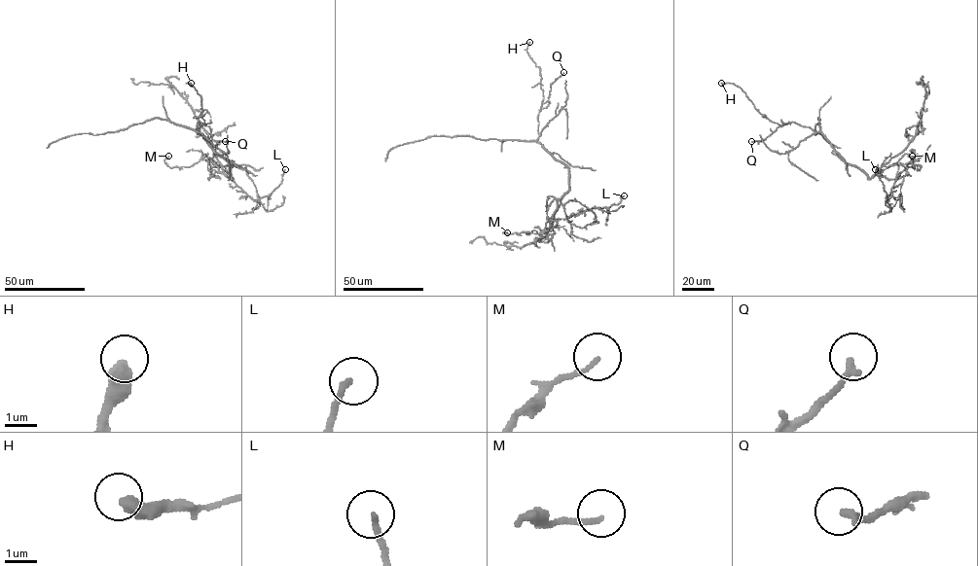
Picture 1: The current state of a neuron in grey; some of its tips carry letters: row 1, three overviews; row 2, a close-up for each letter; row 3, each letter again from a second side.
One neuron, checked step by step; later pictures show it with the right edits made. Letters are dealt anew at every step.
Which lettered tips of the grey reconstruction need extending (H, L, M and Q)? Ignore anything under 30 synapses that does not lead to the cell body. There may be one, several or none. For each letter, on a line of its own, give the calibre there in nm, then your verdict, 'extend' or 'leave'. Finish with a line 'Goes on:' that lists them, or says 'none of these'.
H: 480 nm thick; leave
L: 160 nm thick; leave
M: 130 nm thick; leave
Q: 220 nm thick; leave
Goes on: none of these

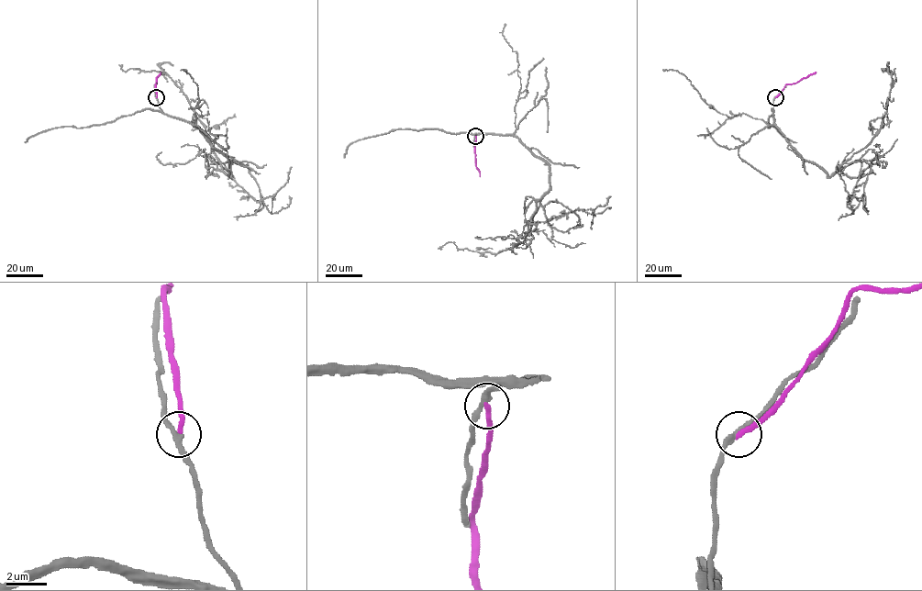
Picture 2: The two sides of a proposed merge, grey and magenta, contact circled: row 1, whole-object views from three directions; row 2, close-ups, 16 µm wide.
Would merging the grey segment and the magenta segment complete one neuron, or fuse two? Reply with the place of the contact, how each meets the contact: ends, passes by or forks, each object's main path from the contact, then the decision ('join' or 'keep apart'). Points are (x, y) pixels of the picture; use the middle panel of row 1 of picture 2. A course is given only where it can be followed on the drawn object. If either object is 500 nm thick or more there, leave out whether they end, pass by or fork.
place (475, 136); grey passes by; magenta ends; course grey (476, 136), (515, 135), (548, 164), (549, 189), (530, 231), (514, 247), (495, 254), (448, 241), (438, 249); course magenta (476, 136), (476, 166), (480, 176); keep apart

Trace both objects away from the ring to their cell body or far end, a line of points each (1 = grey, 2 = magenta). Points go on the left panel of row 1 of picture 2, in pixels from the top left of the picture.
1: (157, 97), (163, 112), (195, 125), (228, 160), (229, 176), (174, 82), (165, 73), (124, 72), (119, 64)
2: (157, 97), (155, 84), (161, 72)

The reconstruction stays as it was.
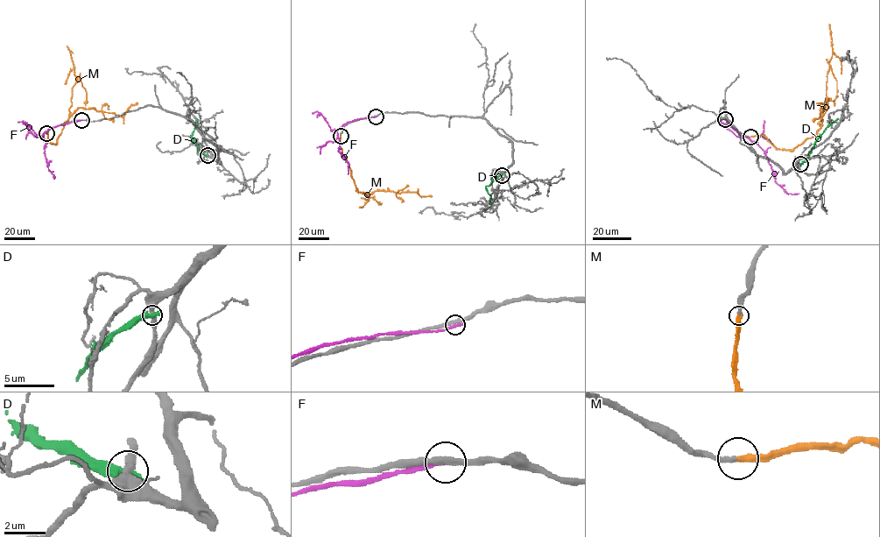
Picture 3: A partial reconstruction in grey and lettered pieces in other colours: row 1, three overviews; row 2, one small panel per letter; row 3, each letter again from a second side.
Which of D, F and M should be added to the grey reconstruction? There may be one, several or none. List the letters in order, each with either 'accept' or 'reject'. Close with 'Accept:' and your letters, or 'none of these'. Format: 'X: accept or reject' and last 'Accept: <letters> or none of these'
D: reject
F: reject
M: accept
Accept: M

